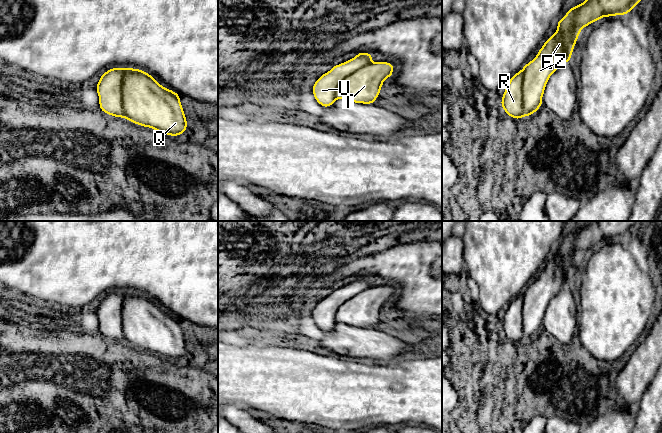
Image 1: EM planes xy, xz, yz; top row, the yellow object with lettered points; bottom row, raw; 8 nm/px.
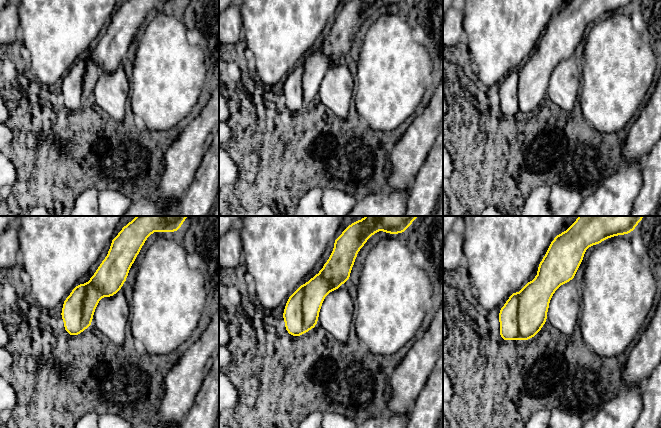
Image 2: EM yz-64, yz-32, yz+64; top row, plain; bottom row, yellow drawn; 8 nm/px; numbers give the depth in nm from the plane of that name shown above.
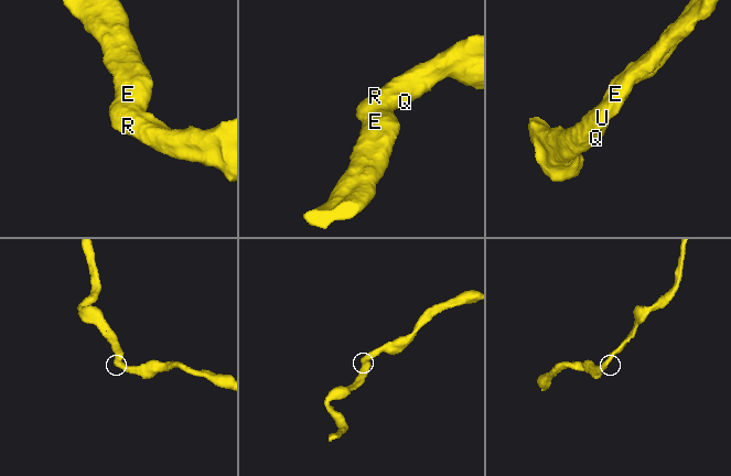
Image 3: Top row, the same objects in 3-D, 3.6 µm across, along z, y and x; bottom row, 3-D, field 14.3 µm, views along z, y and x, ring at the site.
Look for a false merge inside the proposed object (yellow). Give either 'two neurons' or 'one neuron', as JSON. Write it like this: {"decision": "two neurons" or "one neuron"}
{"decision": "one neuron"}

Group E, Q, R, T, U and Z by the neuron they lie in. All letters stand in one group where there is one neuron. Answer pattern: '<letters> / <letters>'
E Q R T U Z

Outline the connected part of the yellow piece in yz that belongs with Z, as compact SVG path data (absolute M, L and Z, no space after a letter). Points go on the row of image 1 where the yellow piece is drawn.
M586 0L570 8L560 21L556 21L558 25L556 32L544 42L536 57L509 79L501 99L501 107L506 114L514 119L521 119L534 114L542 106L542 97L550 76L564 63L571 60L581 30L604 16L627 15L640 1Z

